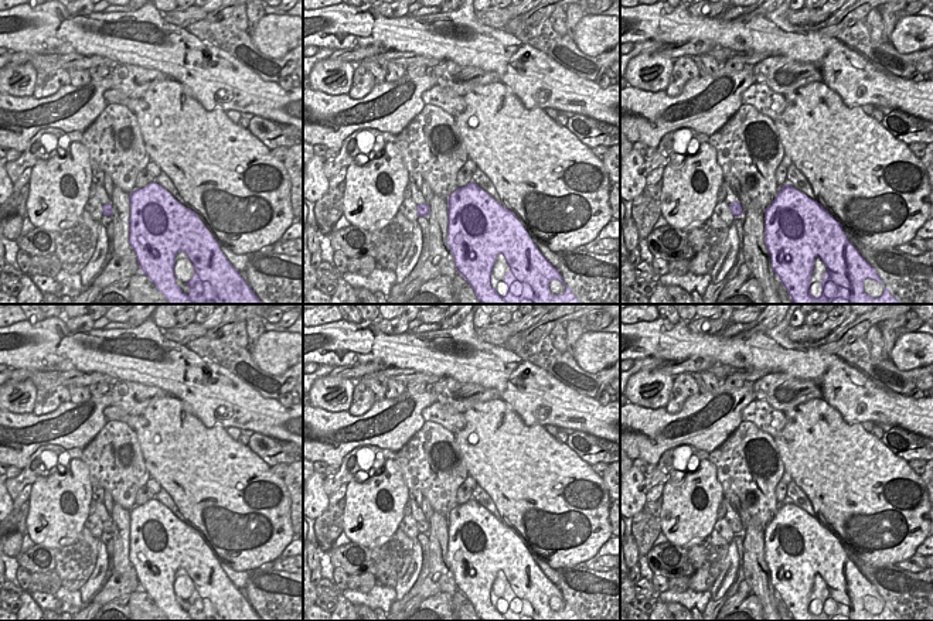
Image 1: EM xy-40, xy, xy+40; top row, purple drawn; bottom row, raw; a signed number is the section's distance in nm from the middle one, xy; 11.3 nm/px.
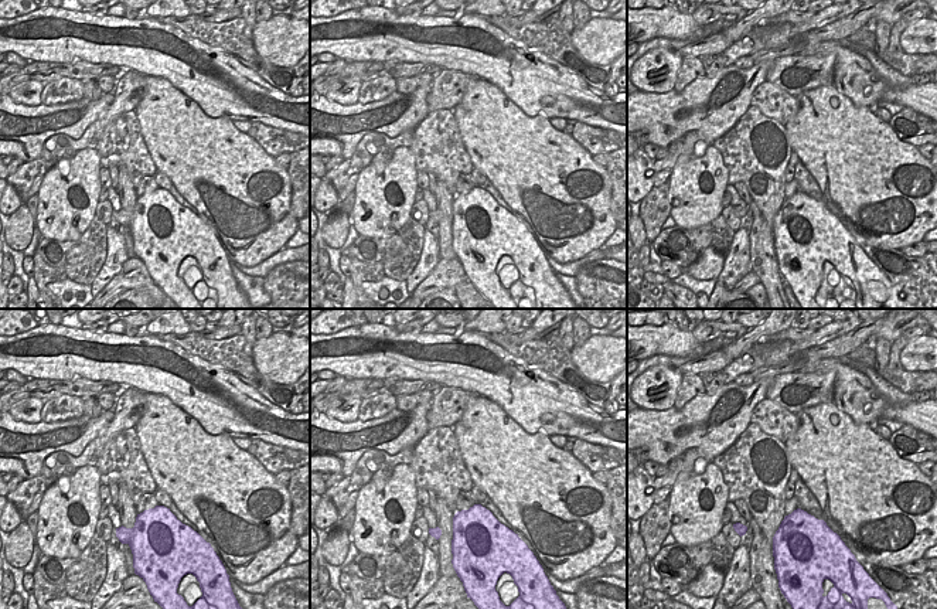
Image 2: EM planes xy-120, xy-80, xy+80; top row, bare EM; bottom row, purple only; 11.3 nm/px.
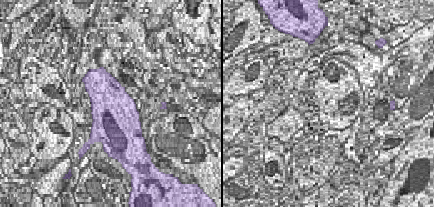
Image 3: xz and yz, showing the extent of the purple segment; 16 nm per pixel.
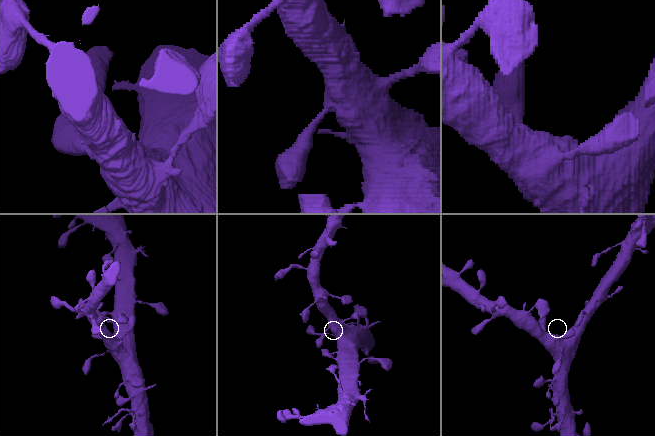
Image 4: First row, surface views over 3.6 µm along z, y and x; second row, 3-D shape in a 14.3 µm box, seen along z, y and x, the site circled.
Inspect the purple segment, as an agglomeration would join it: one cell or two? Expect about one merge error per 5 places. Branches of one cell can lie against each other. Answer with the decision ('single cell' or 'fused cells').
single cell

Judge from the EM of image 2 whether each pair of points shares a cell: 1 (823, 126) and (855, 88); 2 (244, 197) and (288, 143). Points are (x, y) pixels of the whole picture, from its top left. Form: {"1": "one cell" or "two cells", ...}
{"1": "two cells", "2": "two cells"}

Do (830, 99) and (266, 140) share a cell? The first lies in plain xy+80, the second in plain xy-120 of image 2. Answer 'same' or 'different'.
different

